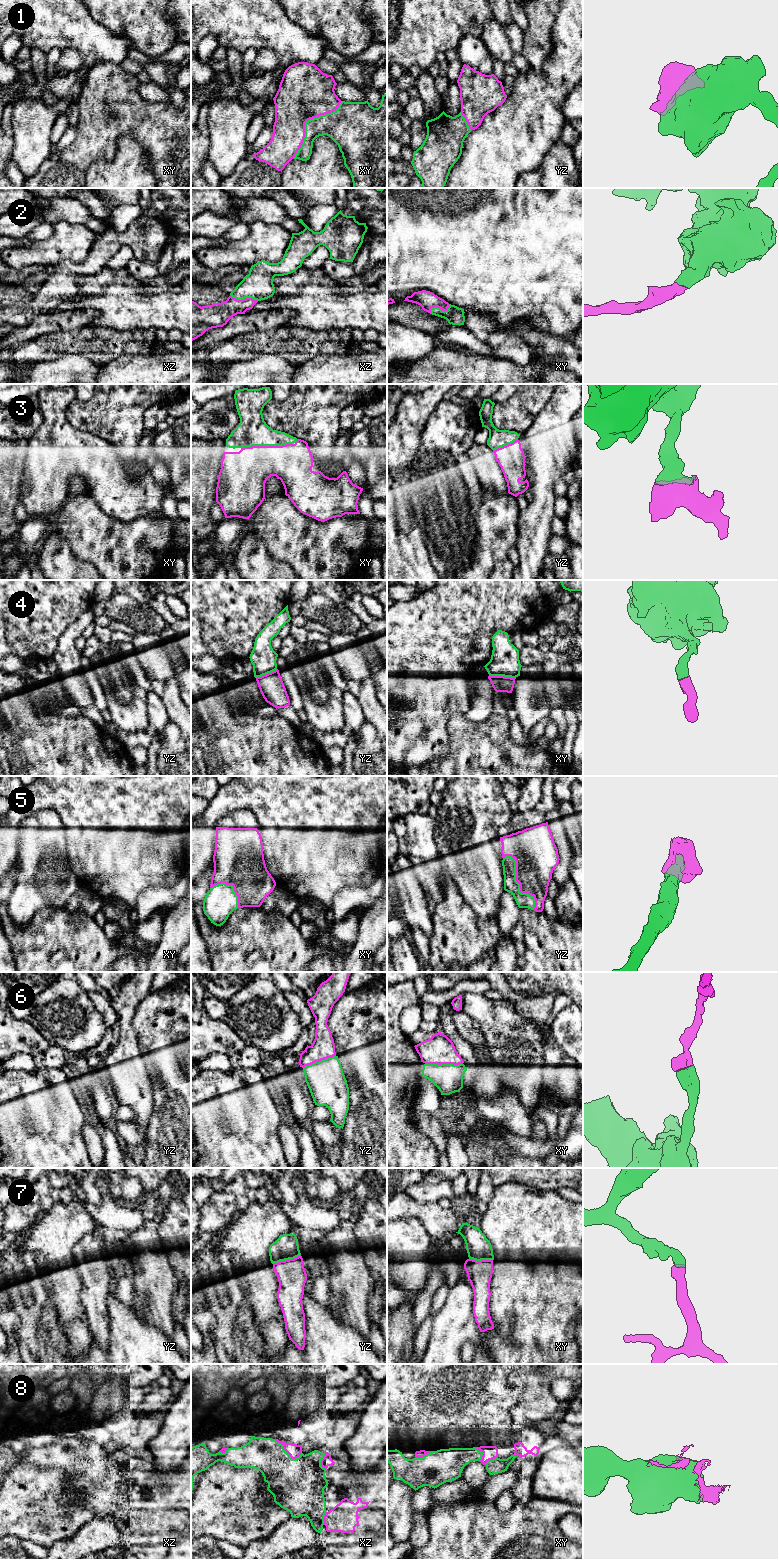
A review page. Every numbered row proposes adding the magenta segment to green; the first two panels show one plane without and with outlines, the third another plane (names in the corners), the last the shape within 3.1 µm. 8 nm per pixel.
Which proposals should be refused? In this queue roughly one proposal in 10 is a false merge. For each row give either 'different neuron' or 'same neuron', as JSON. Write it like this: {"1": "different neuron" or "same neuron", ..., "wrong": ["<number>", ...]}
{"1": "same neuron", "2": "same neuron", "3": "same neuron", "4": "same neuron", "5": "same neuron", "6": "same neuron", "7": "same neuron", "8": "same neuron", "wrong": []}

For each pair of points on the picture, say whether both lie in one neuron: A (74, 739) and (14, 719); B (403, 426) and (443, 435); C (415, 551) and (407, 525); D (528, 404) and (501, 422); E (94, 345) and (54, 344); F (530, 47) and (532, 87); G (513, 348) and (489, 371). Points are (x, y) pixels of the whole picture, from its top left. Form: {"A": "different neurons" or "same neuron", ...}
{"A": "same neuron", "B": "different neurons", "C": "different neurons", "D": "same neuron", "E": "same neuron", "F": "different neurons", "G": "different neurons"}

